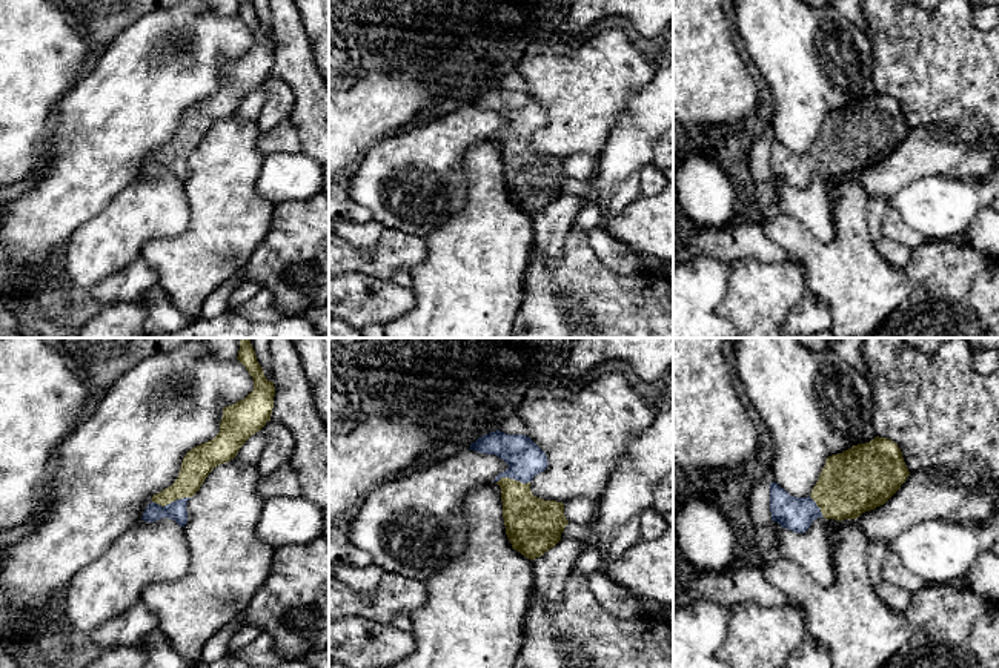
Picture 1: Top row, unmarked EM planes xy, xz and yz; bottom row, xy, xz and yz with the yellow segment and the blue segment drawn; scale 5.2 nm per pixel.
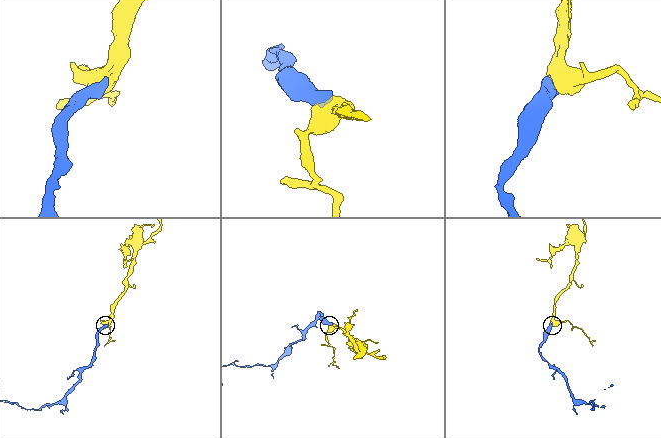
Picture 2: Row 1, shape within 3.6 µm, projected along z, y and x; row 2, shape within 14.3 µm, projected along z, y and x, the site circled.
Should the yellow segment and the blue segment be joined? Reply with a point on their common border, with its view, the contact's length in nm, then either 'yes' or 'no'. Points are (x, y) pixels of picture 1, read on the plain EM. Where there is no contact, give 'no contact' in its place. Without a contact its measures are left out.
meets yellow in xy at (171, 157); contact 200 nm long; yes

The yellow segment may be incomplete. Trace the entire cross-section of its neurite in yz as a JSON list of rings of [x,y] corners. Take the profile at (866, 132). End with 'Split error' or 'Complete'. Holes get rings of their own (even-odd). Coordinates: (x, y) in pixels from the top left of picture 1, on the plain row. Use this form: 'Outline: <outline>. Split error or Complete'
Outline: [[[876,92],[828,112],[807,154],[790,152],[779,140],[772,138],[772,177],[795,189],[805,189],[818,174],[856,175],[884,161],[908,131],[898,100]]]. Split error

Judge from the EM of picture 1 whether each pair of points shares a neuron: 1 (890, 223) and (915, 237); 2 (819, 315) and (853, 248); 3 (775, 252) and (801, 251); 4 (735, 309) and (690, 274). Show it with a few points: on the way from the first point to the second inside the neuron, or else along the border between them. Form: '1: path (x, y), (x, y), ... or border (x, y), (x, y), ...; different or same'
1: path (896, 229), (909, 237); same
2: border (809, 292), (829, 310), (832, 321); different
3: border (763, 228), (773, 241), (801, 263); different
4: border (730, 264), (726, 297), (718, 307), (727, 321); different

